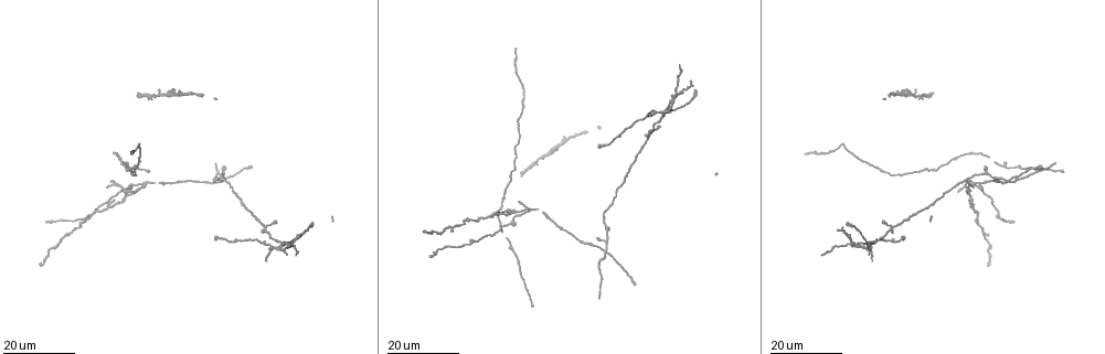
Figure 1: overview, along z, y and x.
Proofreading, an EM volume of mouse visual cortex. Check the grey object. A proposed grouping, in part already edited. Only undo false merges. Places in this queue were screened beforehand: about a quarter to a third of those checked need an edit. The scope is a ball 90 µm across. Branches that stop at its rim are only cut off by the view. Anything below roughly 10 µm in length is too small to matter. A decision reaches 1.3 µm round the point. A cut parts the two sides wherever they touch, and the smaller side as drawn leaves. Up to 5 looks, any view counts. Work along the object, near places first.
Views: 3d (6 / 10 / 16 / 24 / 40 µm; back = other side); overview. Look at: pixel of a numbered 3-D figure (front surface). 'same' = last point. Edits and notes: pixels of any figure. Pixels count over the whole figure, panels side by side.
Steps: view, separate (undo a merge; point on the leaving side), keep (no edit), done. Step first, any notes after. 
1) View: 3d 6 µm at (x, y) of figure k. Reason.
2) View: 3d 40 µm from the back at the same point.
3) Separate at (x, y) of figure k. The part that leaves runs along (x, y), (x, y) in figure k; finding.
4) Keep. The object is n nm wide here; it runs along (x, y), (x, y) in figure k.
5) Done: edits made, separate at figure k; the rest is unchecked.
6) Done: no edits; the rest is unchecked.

View: 3d 24 µm at (1001, 219) of figure 1. Thick turns thin.

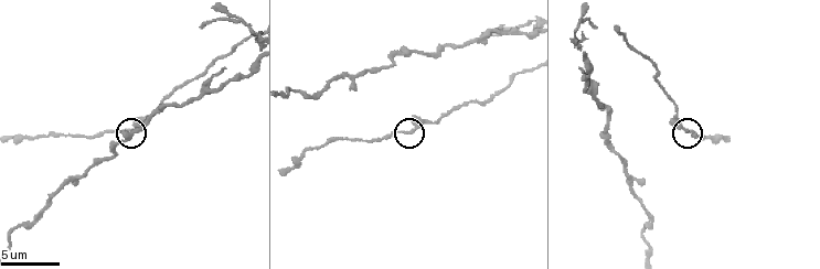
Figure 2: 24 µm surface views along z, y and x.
View: 3d 6 µm at (413, 133) of figure 2.

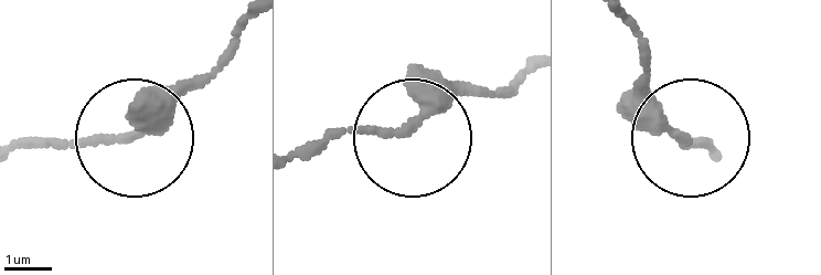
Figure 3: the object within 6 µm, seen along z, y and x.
View: 3d 6 µm from the back at (408, 126) of figure 3.

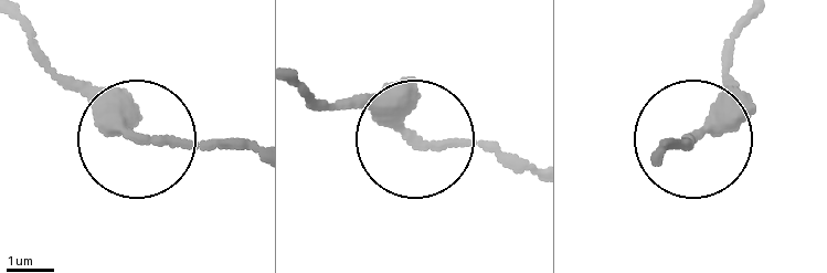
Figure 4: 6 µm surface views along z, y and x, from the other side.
Keep. Continuous, no second neuron.

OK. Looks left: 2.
View: 3d 16 µm at (531, 208) of figure 1. Two arms in line, one across.

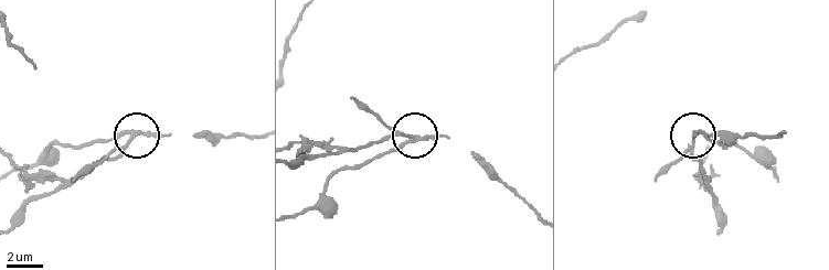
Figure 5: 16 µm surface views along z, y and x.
View: 3d 6 µm at (408, 136) of figure 5. Closer look.

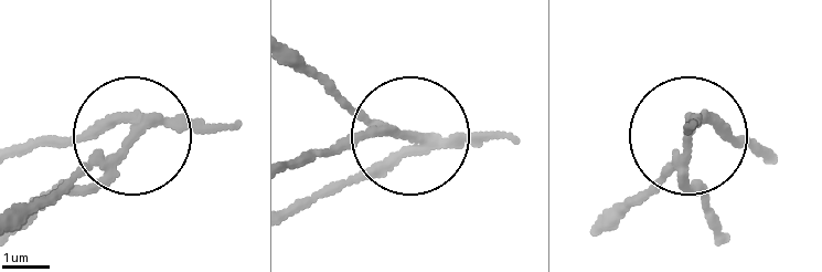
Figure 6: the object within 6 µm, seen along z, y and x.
Separate at (102, 186) of figure 6. The object is 210 nm wide here; the part that leaves runs along (418, 137), (347, 137), (299, 154) in figure 6; two neurons meet here.

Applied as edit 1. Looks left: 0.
Done: edits made, separate at figure 6; the rest is unchecked.

